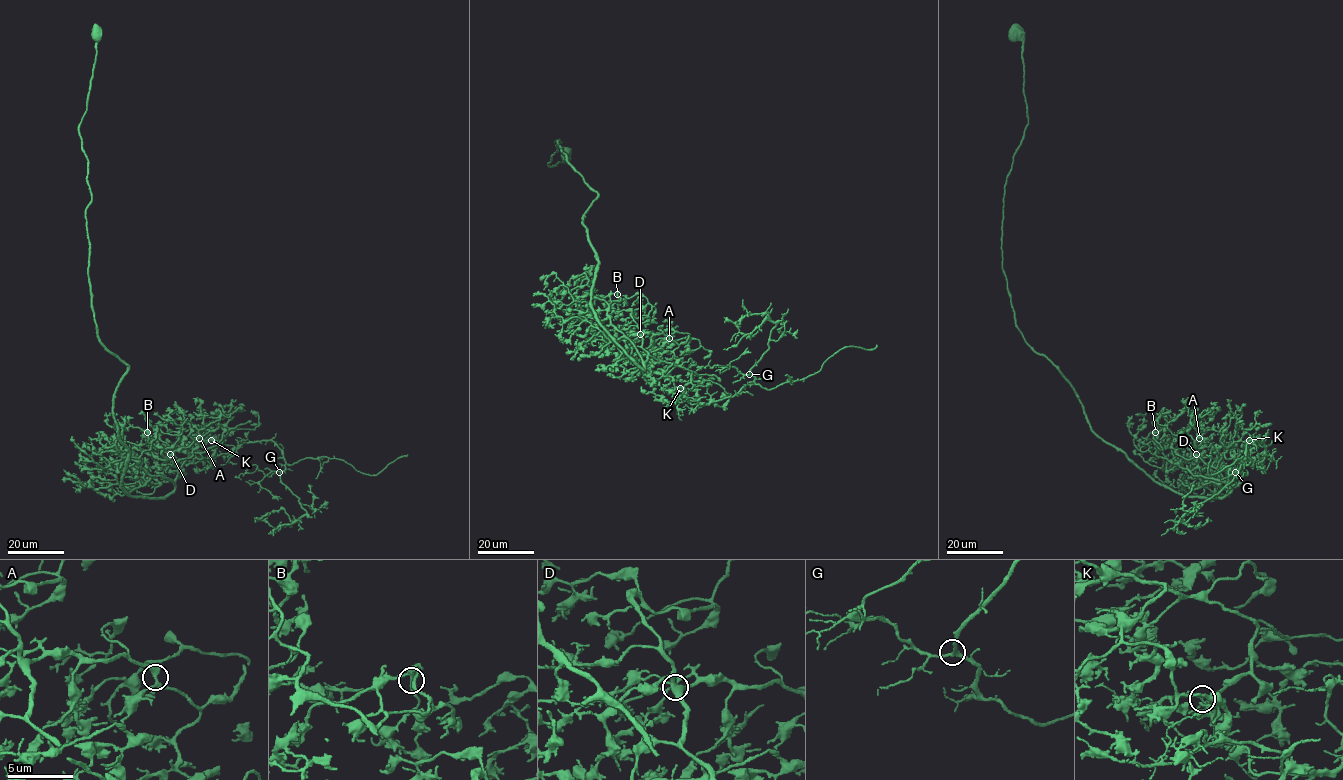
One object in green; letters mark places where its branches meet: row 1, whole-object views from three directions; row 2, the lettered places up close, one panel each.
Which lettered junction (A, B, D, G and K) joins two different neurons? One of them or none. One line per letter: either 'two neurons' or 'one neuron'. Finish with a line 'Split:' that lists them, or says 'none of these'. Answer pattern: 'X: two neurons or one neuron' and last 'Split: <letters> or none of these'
A: one neuron
B: one neuron
D: one neuron
G: one neuron
K: two neurons
Split: K

